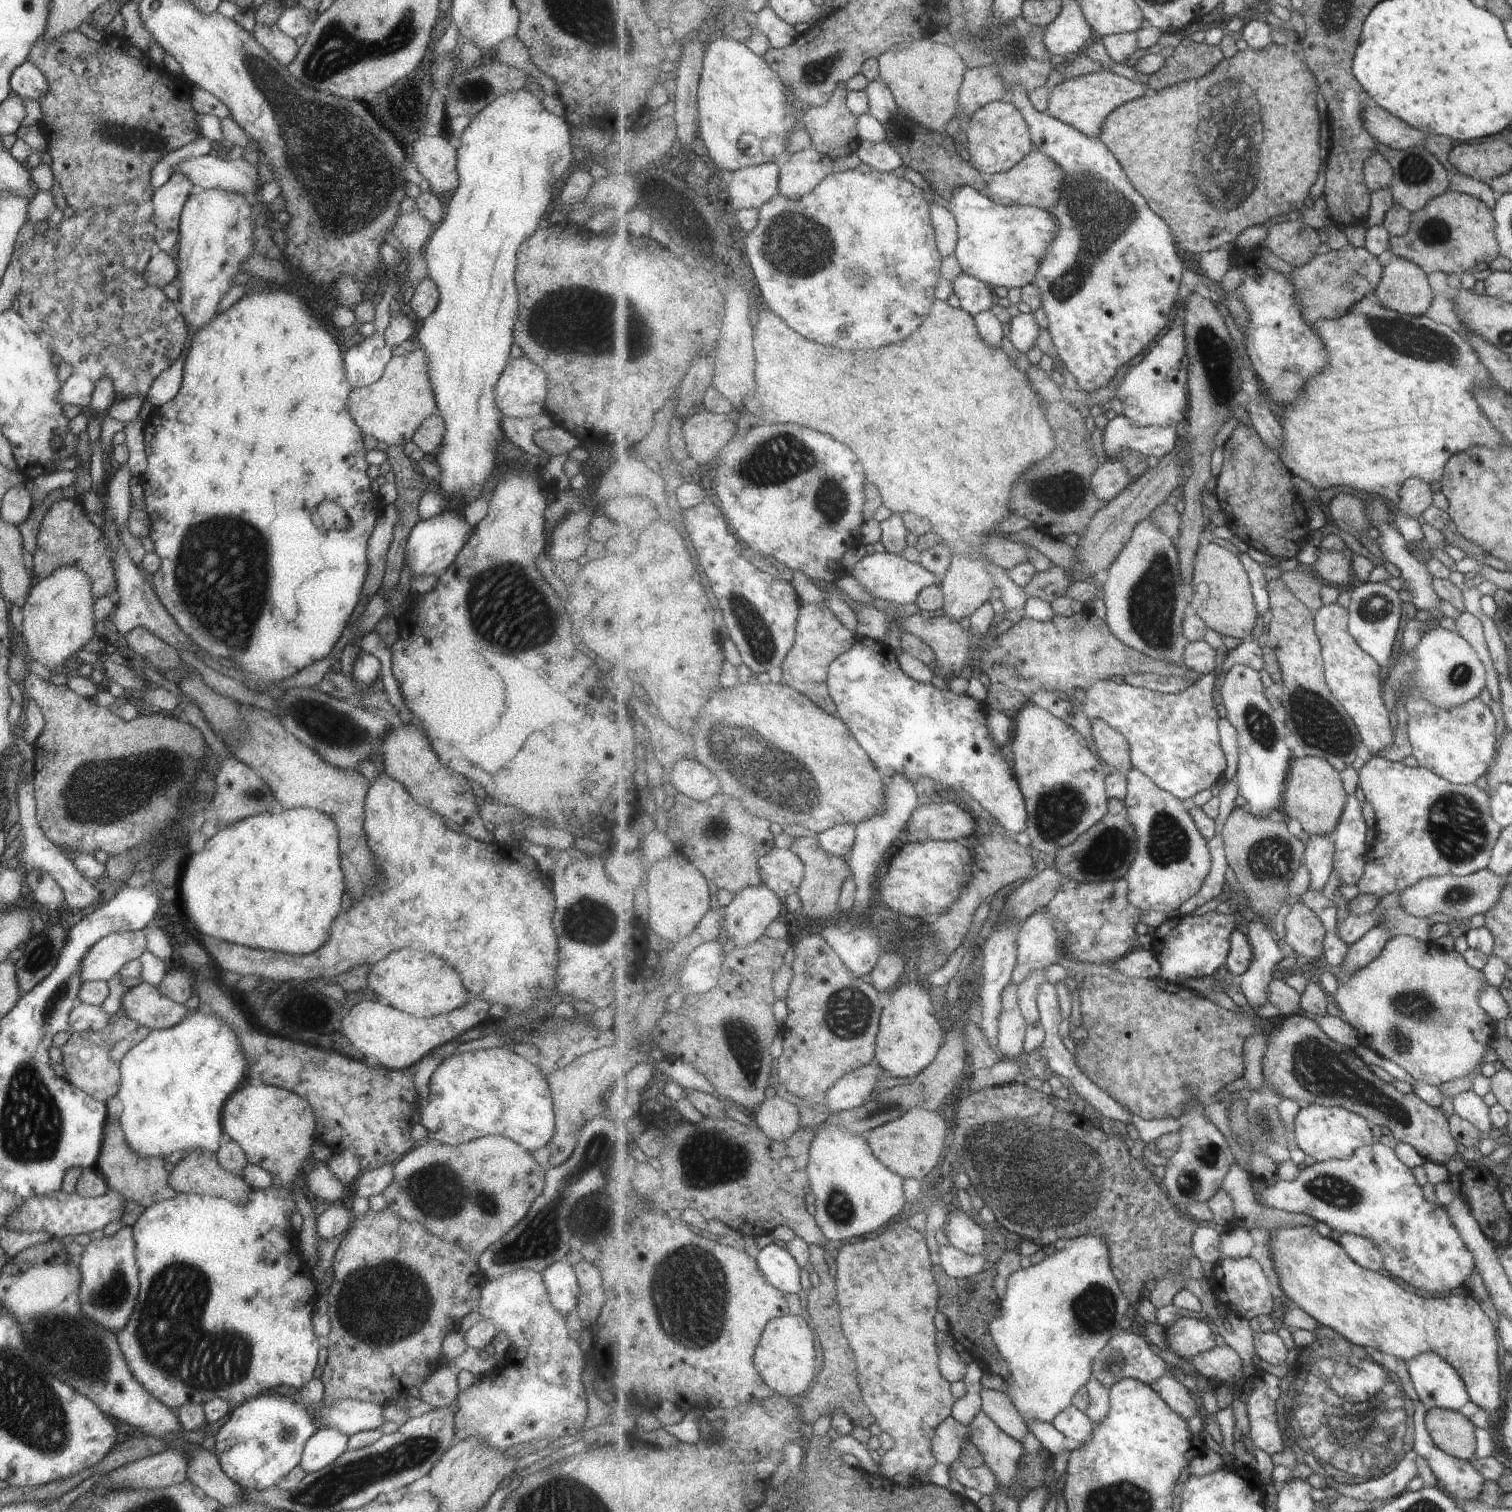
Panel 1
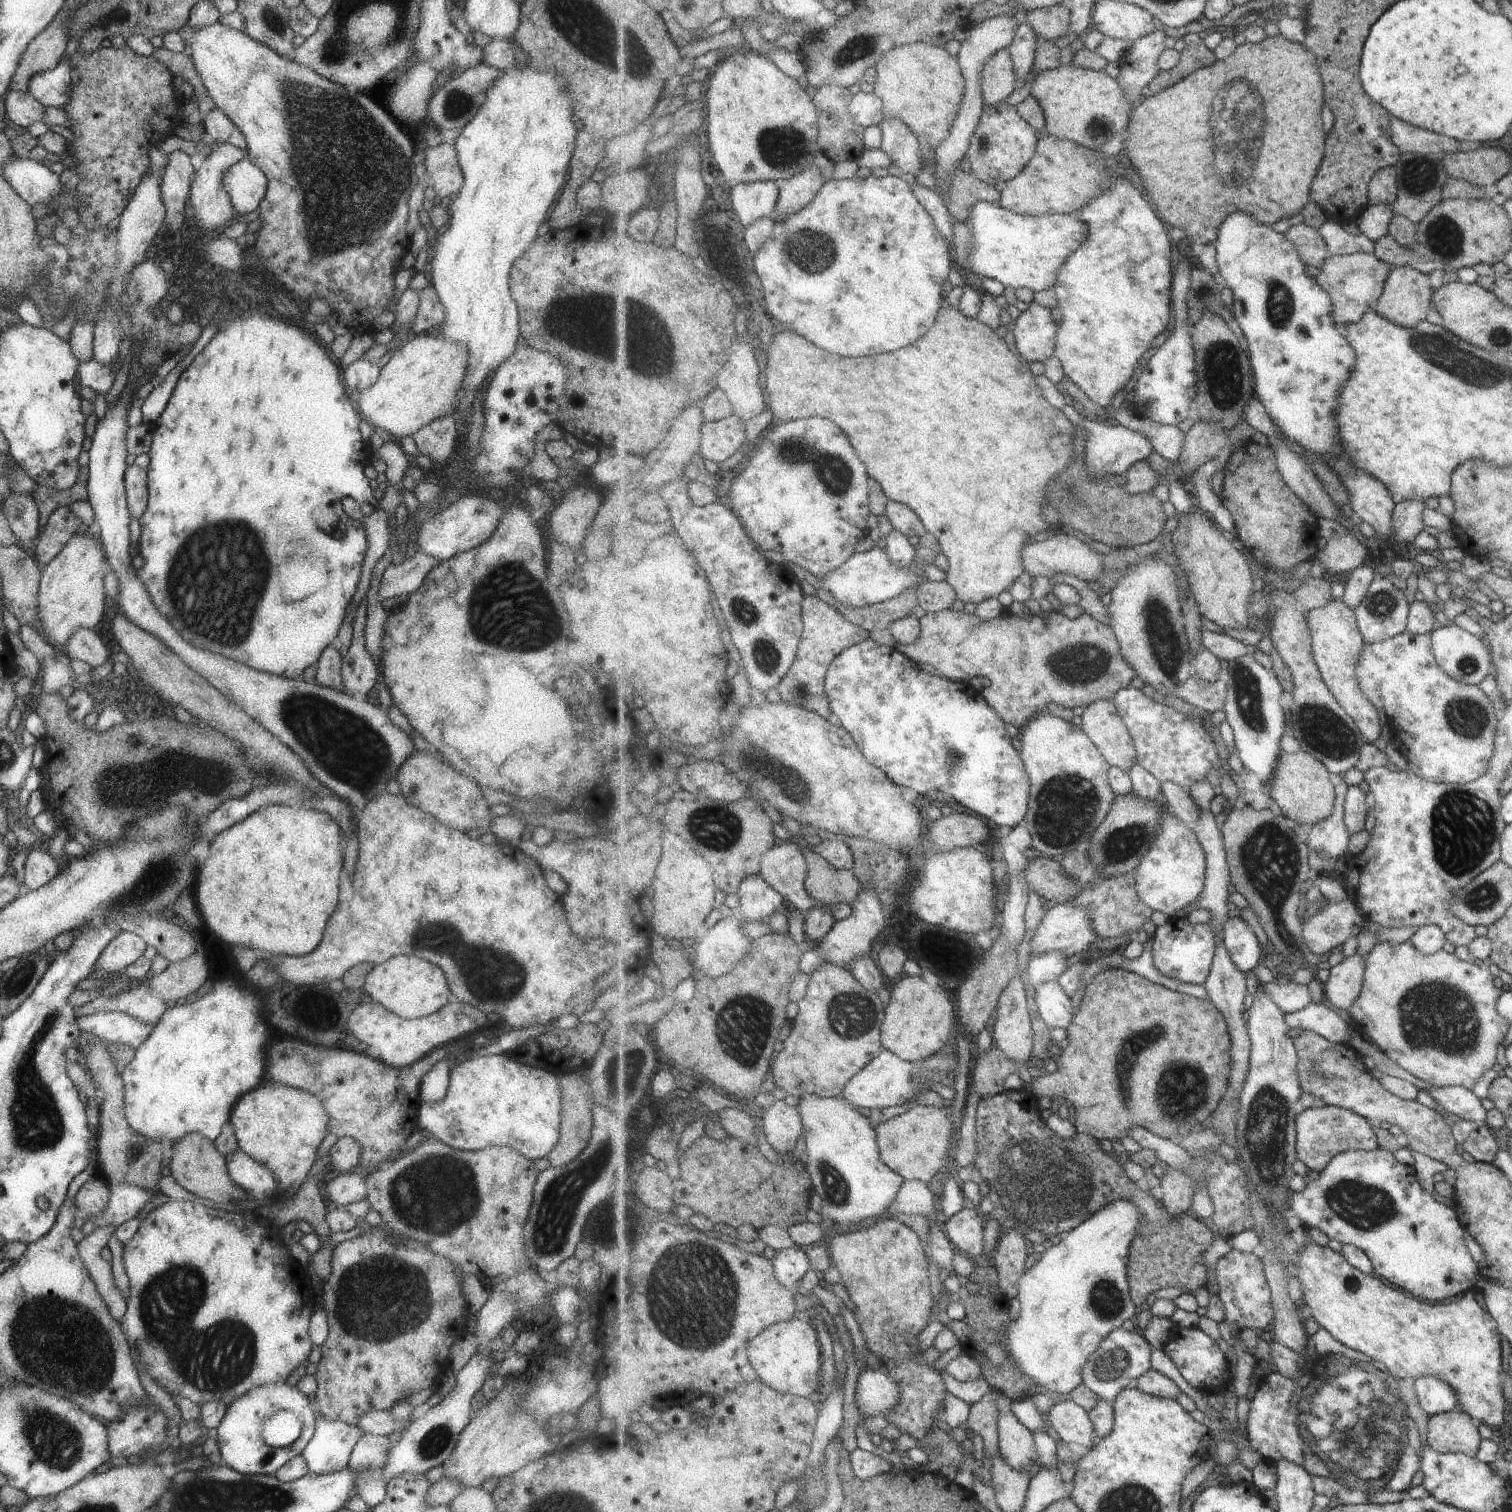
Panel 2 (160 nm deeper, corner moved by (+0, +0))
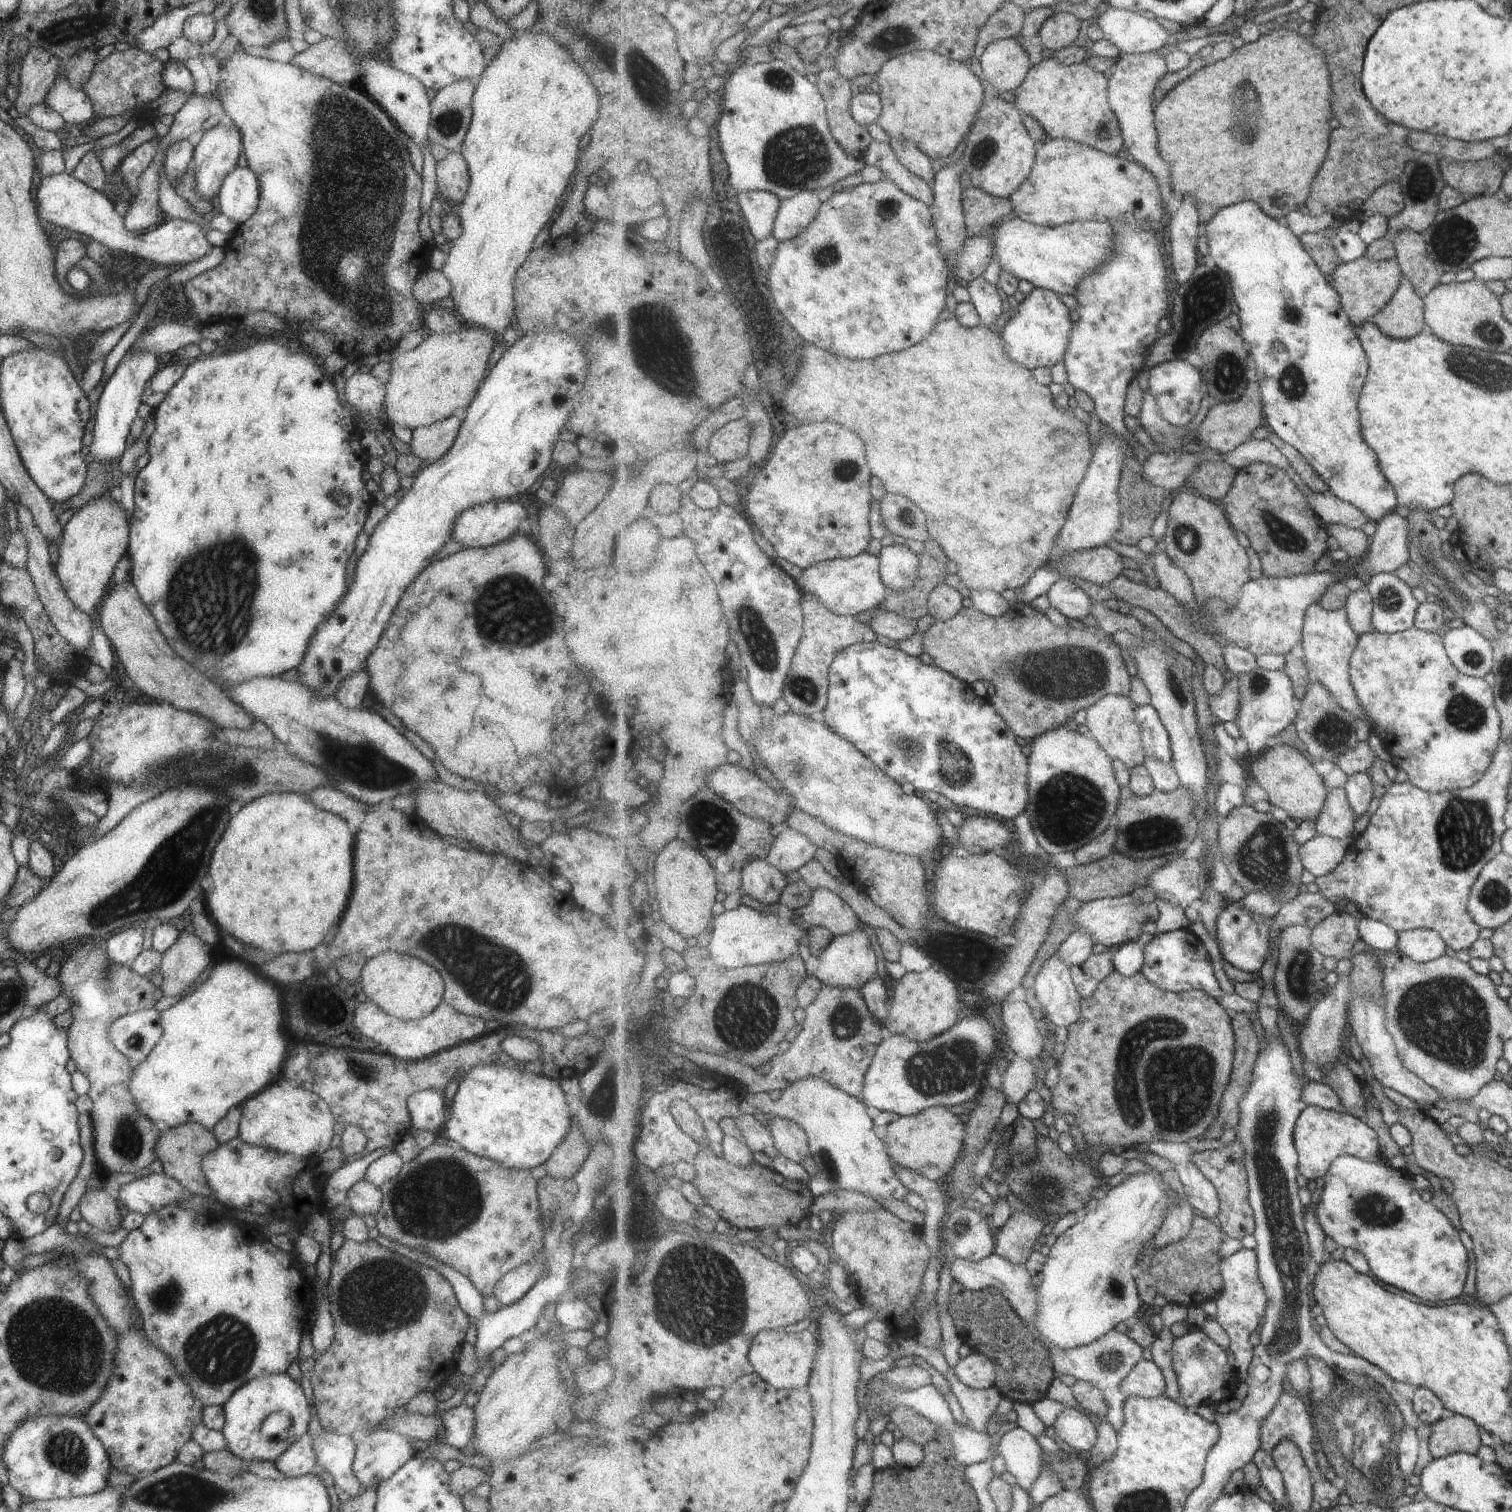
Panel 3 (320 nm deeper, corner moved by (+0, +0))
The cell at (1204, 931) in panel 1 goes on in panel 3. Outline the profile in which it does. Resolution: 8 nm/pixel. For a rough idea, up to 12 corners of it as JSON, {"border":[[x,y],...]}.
{"border":[[1190,929],[1155,934],[1142,973],[1164,991],[1225,994]]}

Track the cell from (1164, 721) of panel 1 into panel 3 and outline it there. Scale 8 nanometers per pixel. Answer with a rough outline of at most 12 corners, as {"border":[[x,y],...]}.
{"border":[[1136,708],[1146,760],[1172,762],[1172,742],[1157,710]]}

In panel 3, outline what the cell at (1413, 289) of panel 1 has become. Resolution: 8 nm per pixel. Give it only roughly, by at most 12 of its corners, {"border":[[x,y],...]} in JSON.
{"border":[[1404,276],[1371,322],[1404,341],[1427,329],[1421,296]]}

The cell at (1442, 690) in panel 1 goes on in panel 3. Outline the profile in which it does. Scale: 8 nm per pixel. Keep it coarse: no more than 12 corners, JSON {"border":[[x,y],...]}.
{"border":[[1464,625],[1448,629],[1443,646],[1463,674],[1492,670],[1492,646]]}

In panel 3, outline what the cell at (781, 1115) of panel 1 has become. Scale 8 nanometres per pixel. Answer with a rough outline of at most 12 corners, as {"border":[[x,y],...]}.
{"border":[[769,1118],[780,1154],[797,1164],[813,1158],[806,1130]]}

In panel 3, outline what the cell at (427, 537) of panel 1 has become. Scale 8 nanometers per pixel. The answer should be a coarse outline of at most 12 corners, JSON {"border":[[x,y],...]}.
{"border":[[517,499],[487,501],[459,514],[450,538],[488,547],[526,530]]}

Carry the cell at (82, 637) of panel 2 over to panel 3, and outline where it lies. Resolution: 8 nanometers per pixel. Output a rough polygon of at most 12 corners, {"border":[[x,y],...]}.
{"border":[[14,504],[27,541],[24,568],[50,623],[78,652],[91,616],[67,598],[51,568],[48,542],[30,510]]}

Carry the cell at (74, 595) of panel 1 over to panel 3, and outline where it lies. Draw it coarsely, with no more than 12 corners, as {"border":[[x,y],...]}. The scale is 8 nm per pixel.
{"border":[[99,495],[63,526],[54,573],[85,614],[126,552],[128,518]]}

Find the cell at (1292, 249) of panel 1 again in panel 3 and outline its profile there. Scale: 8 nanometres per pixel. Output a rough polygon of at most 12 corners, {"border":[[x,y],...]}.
{"border":[[1323,232],[1305,233],[1307,254],[1333,276],[1343,260]]}

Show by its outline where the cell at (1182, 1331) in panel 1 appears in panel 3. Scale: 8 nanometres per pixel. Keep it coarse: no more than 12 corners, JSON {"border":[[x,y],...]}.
{"border":[[1201,1329],[1174,1340],[1182,1404],[1234,1398],[1241,1381]]}

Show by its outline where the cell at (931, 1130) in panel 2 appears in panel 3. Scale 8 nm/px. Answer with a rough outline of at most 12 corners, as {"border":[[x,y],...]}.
{"border":[[945,1107],[881,1134],[893,1162],[938,1181],[957,1167],[965,1117]]}

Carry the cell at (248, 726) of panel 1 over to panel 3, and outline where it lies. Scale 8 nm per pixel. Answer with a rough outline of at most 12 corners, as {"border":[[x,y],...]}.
{"border":[[130,581],[100,629],[141,693],[215,728],[253,720],[174,652]]}

